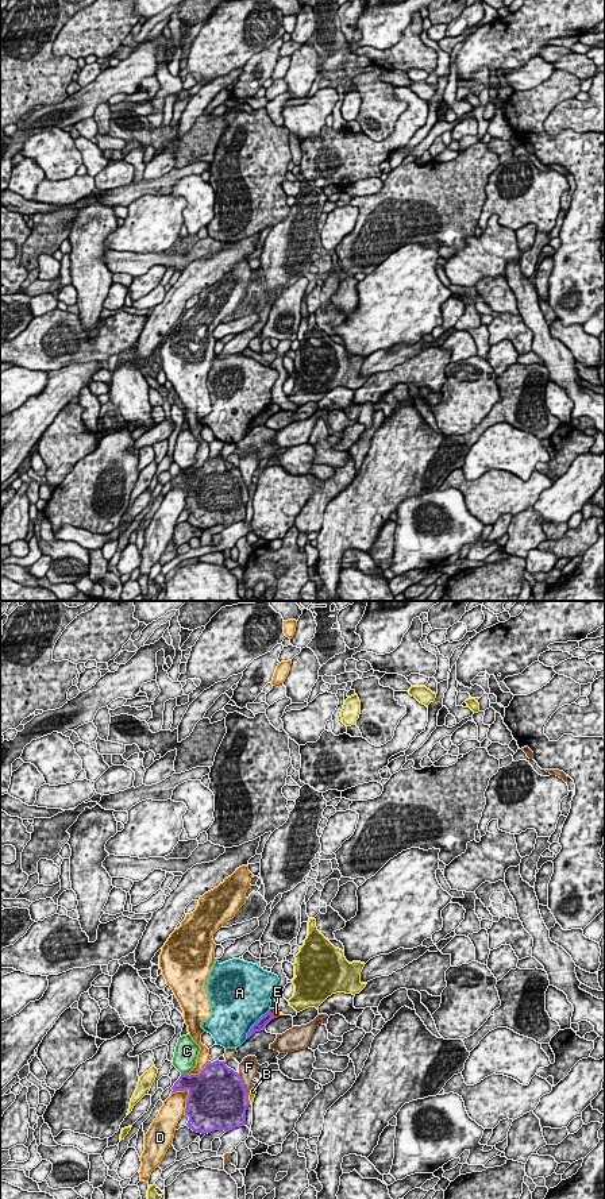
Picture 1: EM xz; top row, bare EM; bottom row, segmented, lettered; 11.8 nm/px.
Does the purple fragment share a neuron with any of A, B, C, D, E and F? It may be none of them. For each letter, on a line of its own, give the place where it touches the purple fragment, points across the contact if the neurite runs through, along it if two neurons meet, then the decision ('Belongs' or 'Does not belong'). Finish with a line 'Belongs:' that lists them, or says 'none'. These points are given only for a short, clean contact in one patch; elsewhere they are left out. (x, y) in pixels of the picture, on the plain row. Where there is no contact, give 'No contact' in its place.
A: Touches purple at xz (254, 419). Does not belong
B: Touches purple at xz (247, 494). Does not belong
C: Touches purple at xz (182, 469). Does not belong
D: Touches purple at xz (188, 492). Does not belong
E: Touches purple at xz (272, 409). Path across: xz (261, 419), (272, 409), (276, 408). Belongs
F: Touches purple at xz (242, 480). Does not belong
Belongs: E

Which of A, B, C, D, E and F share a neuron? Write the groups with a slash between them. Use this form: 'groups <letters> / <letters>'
groups A / B / C / D / E / F

